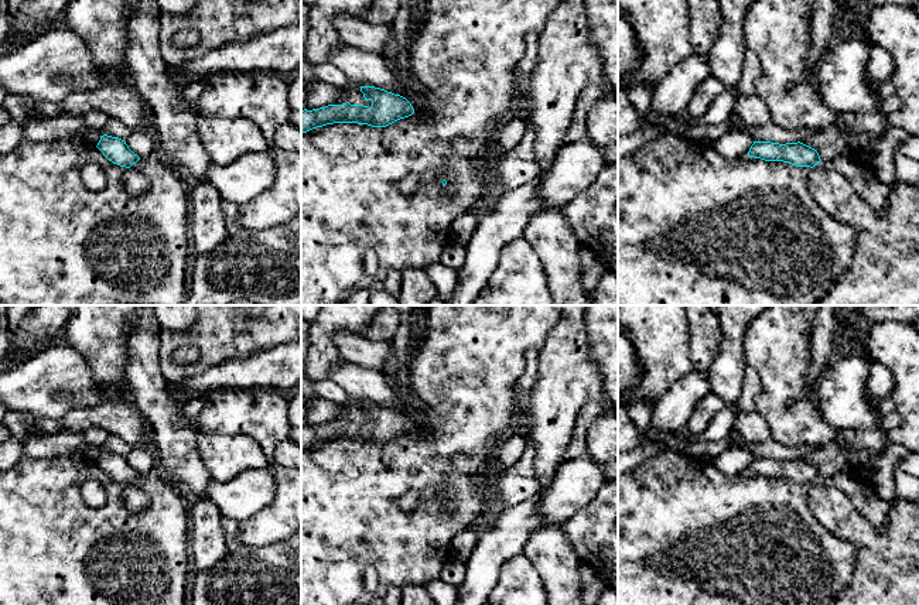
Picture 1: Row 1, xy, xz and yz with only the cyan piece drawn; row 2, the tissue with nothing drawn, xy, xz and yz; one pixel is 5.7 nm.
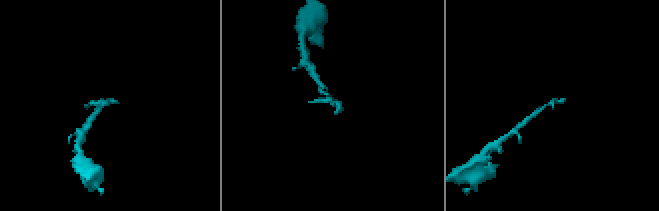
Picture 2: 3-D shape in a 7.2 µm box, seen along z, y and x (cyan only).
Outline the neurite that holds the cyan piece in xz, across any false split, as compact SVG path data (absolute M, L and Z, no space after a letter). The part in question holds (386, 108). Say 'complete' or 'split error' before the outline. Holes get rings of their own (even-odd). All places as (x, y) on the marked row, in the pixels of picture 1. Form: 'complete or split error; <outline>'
split error; M349 79L342 88L346 95L334 105L301 110L301 134L334 123L358 123L386 127L414 113L411 103L392 92L375 86L359 86Z

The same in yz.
complete; M754 141L748 151L748 155L765 161L783 161L796 167L810 168L821 161L819 153L814 148L800 141L786 144Z

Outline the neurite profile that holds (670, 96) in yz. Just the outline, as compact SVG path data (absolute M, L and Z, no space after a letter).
M690 55L655 86L649 116L676 122L680 112L687 109L696 89L710 74L708 57Z

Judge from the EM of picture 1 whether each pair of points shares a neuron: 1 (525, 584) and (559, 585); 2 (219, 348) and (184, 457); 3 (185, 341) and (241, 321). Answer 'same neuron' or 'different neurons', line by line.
1: different neurons
2: different neurons
3: same neuron

